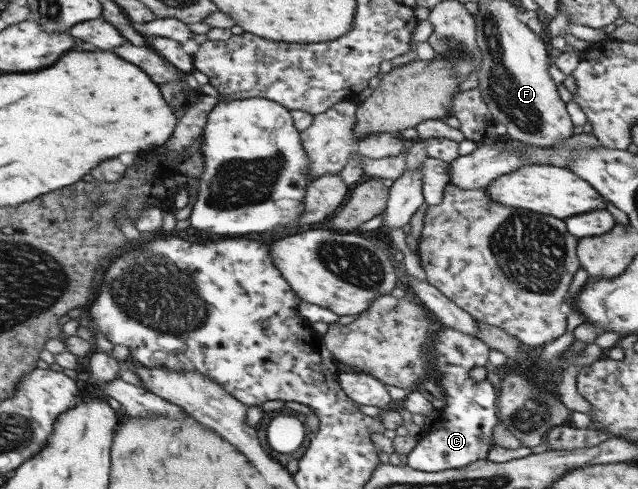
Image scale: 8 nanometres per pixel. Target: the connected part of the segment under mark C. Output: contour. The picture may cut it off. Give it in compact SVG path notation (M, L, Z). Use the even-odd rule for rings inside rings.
M441 325L432 335L425 352L433 373L436 373L435 383L446 401L446 405L441 408L445 416L439 428L432 432L424 431L424 435L416 440L416 445L408 452L406 465L416 471L436 473L487 459L488 450L494 444L491 433L497 420L494 403L498 397L486 378L476 382L470 378L468 371L473 367L482 367L489 361L489 347L480 339Z

